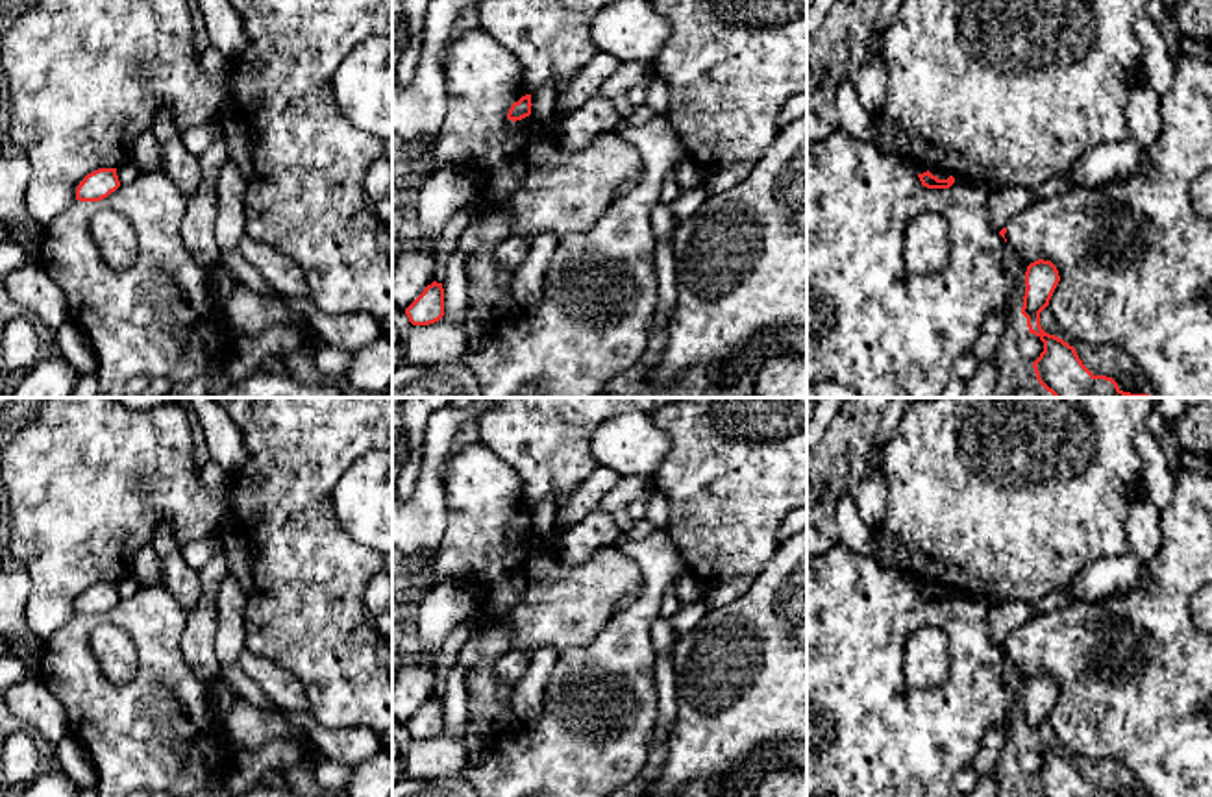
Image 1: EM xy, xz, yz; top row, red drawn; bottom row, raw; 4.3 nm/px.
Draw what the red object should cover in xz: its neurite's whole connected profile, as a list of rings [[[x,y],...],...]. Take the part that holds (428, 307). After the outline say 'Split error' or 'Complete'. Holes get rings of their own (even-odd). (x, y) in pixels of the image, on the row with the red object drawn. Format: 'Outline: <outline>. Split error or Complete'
Outline: [[[433,281],[424,292],[405,309],[413,325],[429,325],[444,316],[444,288]]]. Complete

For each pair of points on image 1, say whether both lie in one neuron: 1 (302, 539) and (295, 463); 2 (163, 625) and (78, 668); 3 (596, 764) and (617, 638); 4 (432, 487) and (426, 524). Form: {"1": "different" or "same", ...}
{"1": "same", "2": "same", "3": "same", "4": "same"}

